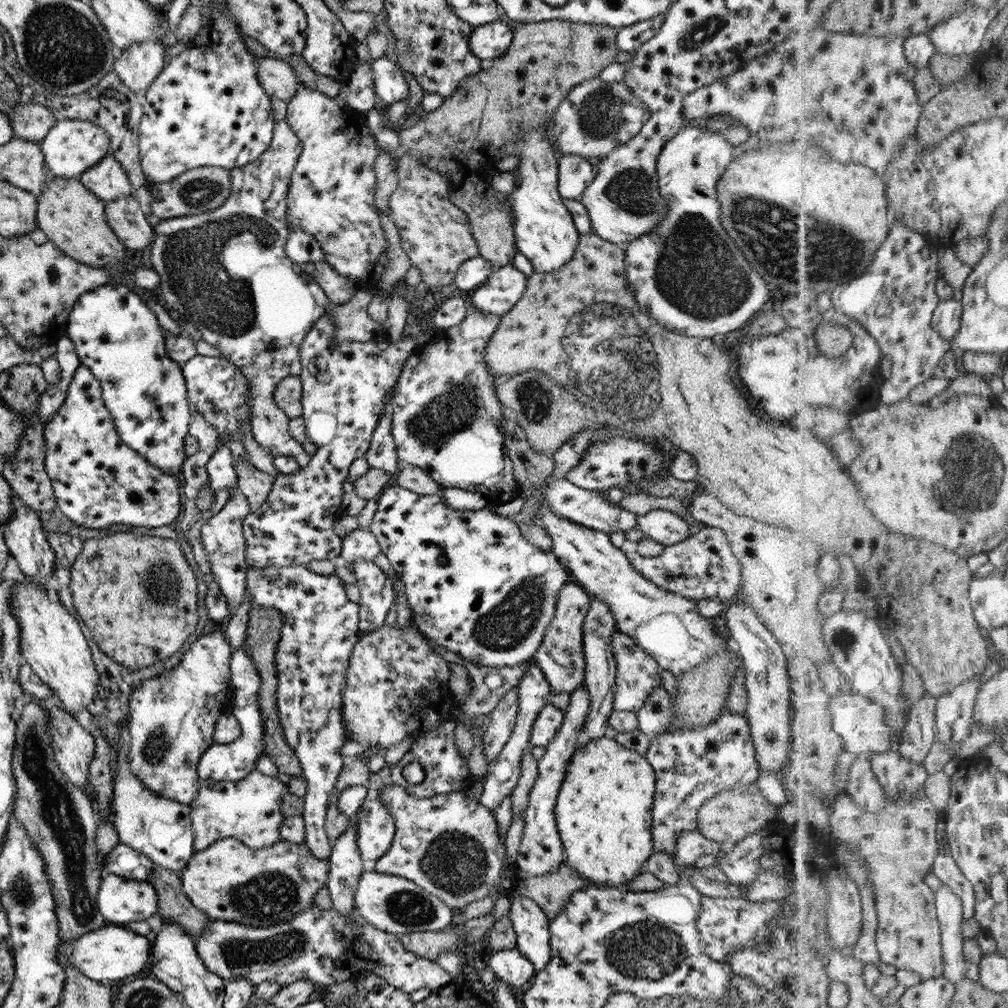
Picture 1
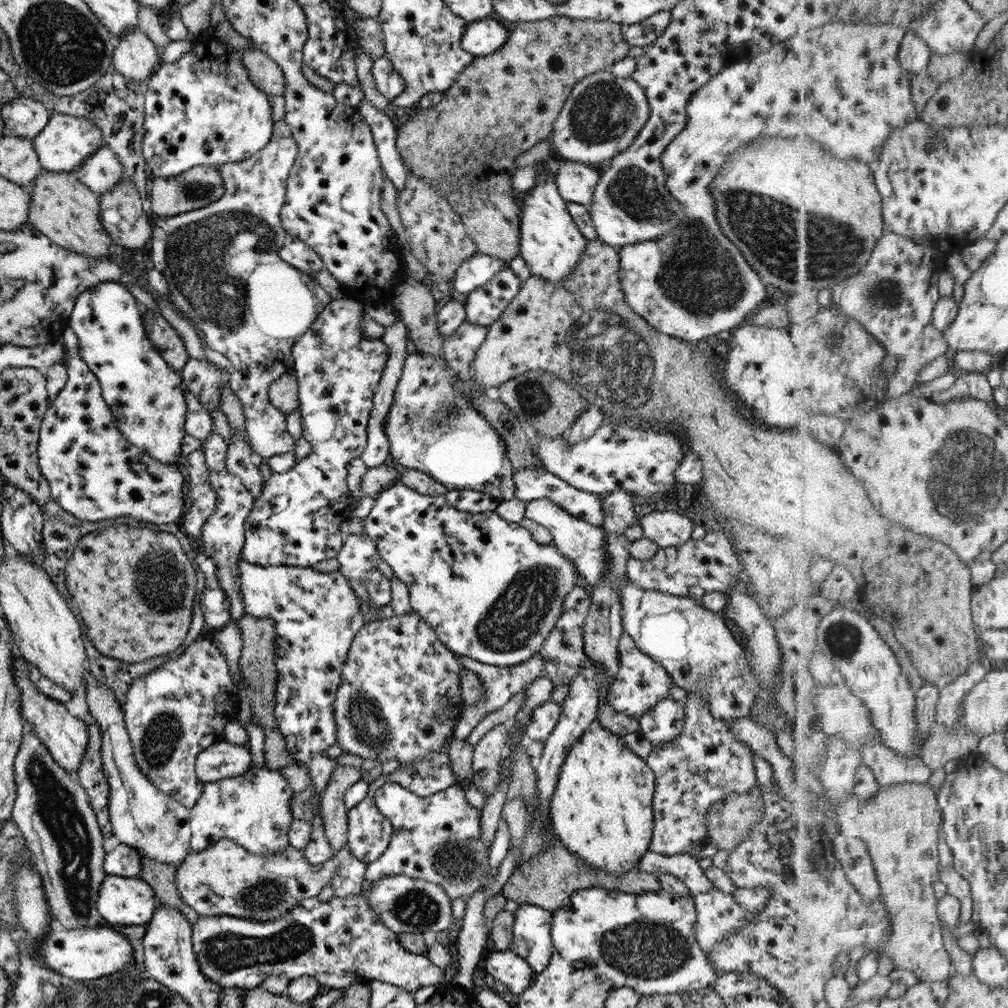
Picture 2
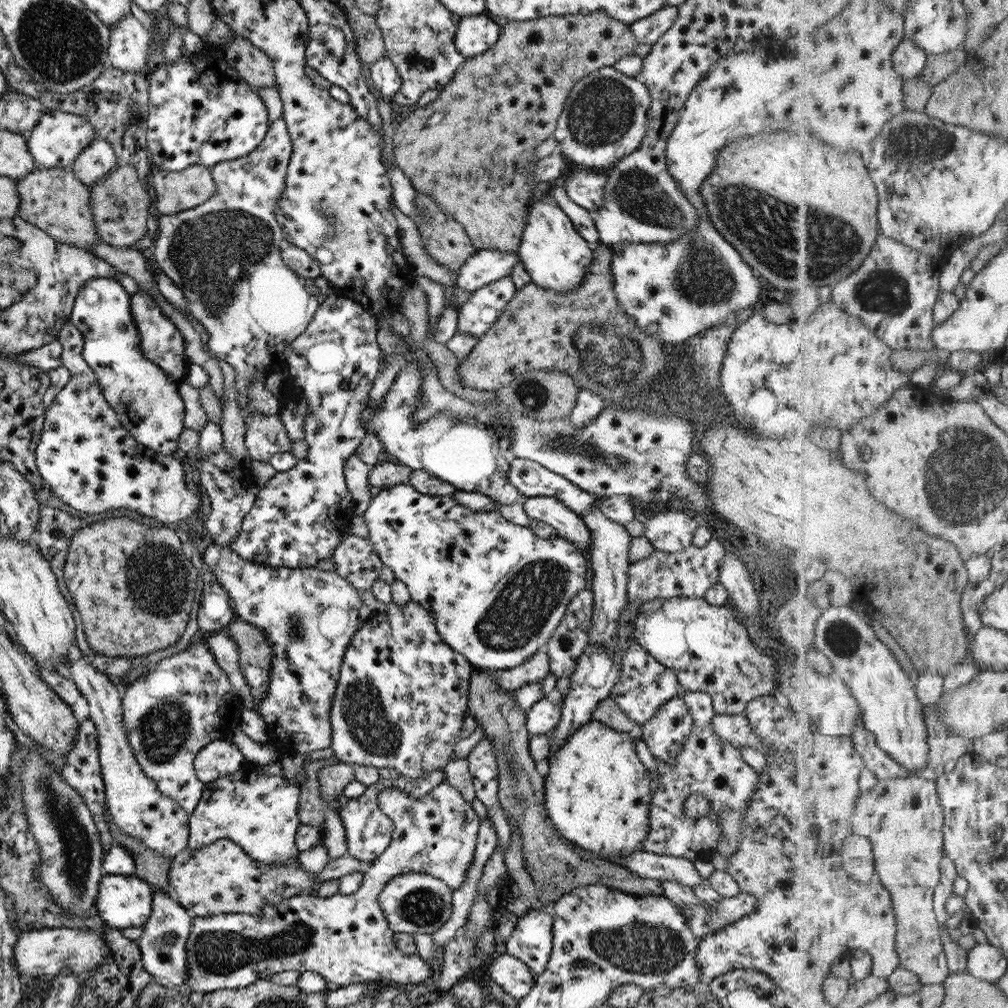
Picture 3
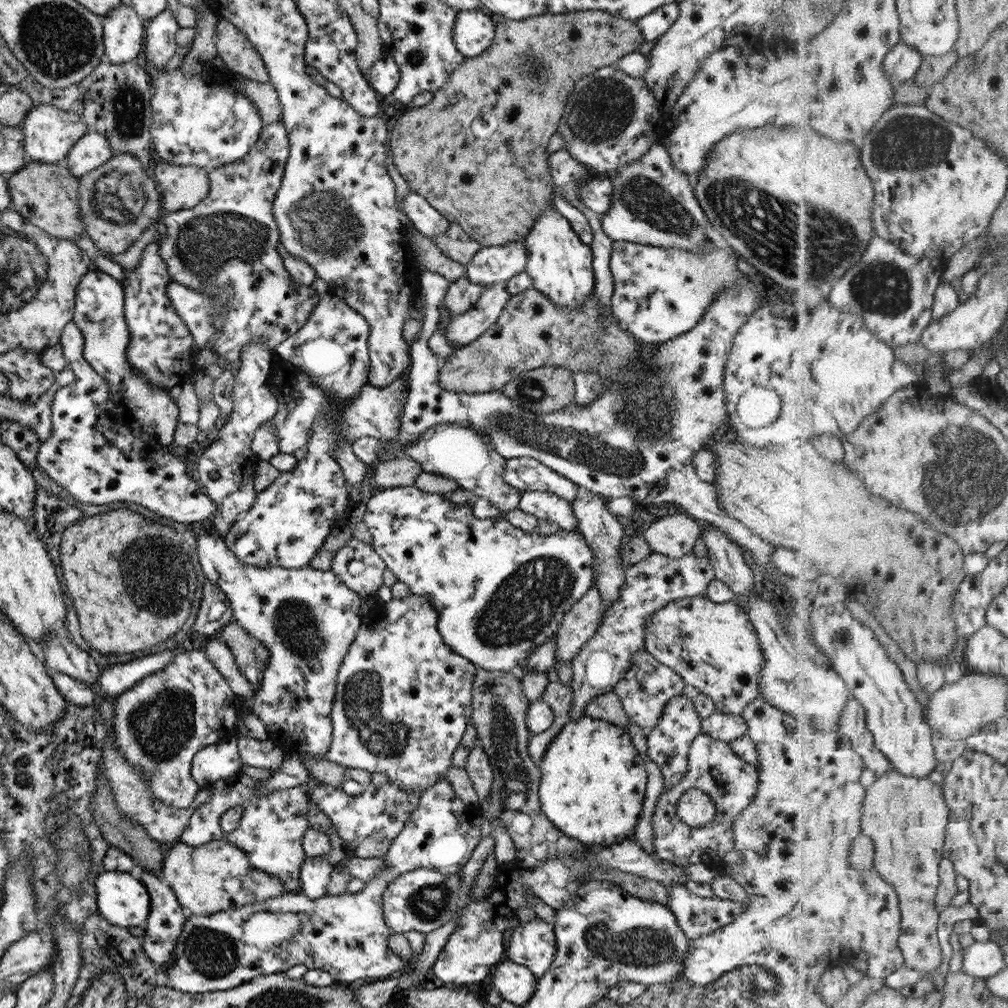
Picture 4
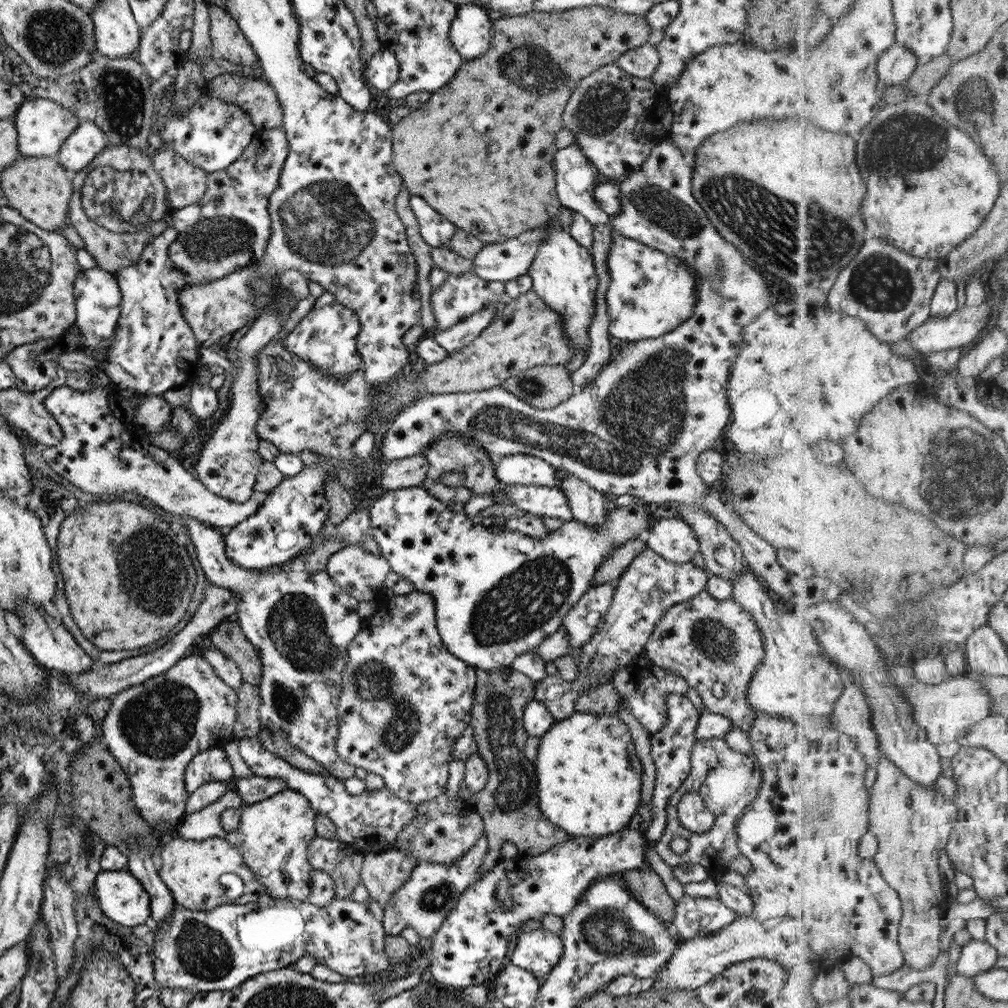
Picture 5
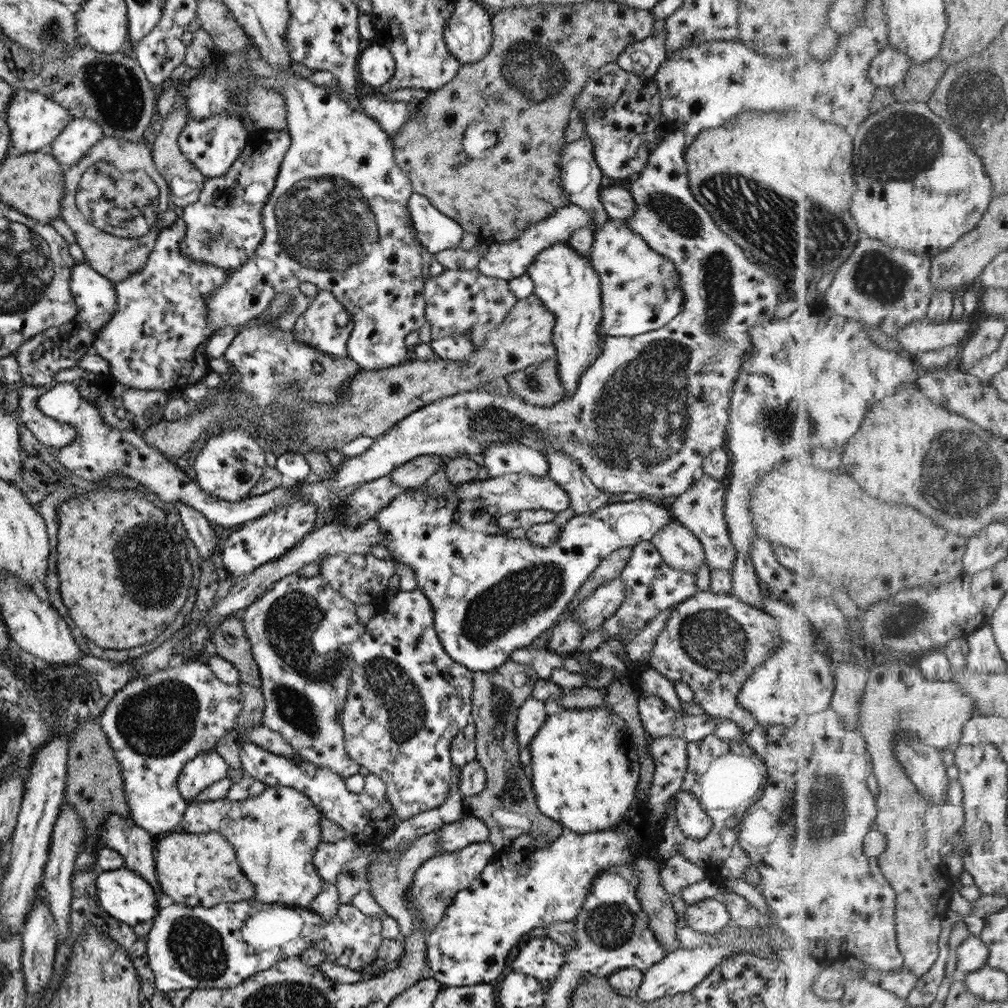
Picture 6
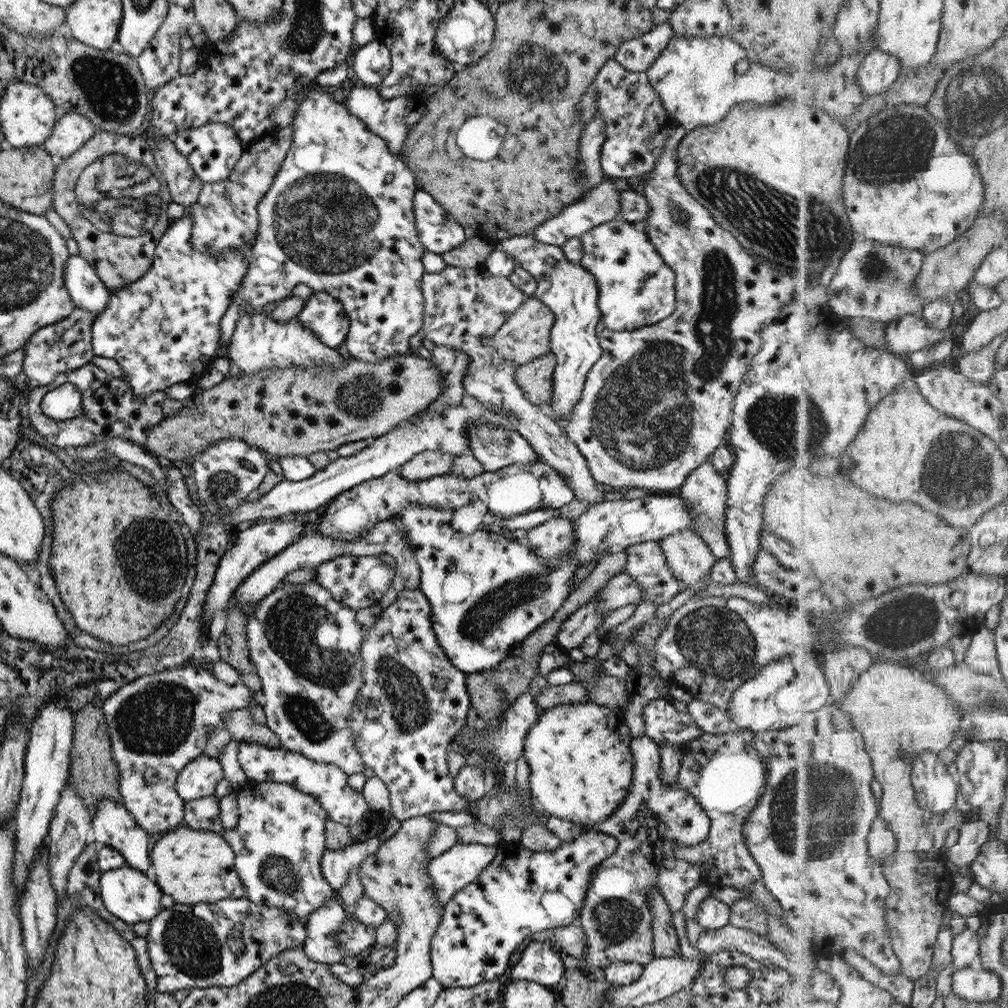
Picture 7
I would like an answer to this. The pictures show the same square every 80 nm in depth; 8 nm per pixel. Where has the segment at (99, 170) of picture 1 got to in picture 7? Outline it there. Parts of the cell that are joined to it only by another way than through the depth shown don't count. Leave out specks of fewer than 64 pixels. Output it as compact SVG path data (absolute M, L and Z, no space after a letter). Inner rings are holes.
M67 112L53 123L49 136L41 147L48 152L54 165L59 165L62 158L75 152L93 133L95 126L89 119L79 114Z

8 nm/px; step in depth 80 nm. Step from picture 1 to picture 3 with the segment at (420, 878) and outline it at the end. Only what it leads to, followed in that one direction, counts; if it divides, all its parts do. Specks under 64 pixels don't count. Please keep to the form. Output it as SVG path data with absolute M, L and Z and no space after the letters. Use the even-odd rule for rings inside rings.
M437 783L427 794L420 796L419 798L411 798L404 792L397 790L396 788L384 788L378 791L377 804L379 810L387 815L394 824L393 832L388 847L377 856L375 860L372 860L369 867L362 873L362 881L359 888L351 894L339 894L338 892L328 897L317 897L315 894L303 894L299 896L292 896L285 899L285 902L289 904L287 908L279 910L271 910L271 906L265 906L260 913L252 915L249 913L221 913L218 915L209 915L207 917L194 917L190 921L191 930L189 930L189 936L185 940L185 961L187 961L187 980L184 980L184 986L189 988L189 991L193 993L209 993L220 989L236 989L249 986L255 980L269 979L273 974L279 972L289 972L289 970L295 970L299 974L303 972L315 972L317 976L323 978L327 982L328 988L331 987L346 987L357 983L369 984L369 983L380 983L380 982L393 982L395 986L404 987L409 989L417 983L422 983L427 977L433 974L429 962L423 961L420 957L415 955L402 955L399 950L395 949L393 945L392 931L389 930L386 924L385 917L381 912L380 906L377 902L377 895L381 892L381 889L385 886L386 882L389 882L394 876L402 875L405 873L412 872L424 872L431 876L437 877L442 880L453 892L455 889L460 887L460 884L464 881L466 870L474 859L474 848L476 845L476 836L480 825L480 820L471 805L463 800L460 792L449 786L447 783Z

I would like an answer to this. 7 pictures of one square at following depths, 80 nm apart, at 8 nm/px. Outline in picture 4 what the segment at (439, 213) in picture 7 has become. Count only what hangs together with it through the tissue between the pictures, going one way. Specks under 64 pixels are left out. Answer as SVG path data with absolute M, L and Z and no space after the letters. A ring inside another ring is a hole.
M410 192L403 199L401 208L398 210L411 219L414 230L428 239L440 232L445 232L449 226L446 218L443 218L423 197L414 192Z

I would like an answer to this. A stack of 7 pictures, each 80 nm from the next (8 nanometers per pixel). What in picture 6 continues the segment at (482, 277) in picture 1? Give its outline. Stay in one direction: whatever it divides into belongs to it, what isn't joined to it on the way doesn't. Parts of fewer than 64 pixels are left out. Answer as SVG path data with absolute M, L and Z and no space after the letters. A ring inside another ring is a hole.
M568 204L557 209L553 215L541 219L533 226L527 227L519 238L513 238L502 243L493 242L487 245L486 252L479 259L476 269L489 278L498 278L501 280L511 280L526 272L530 260L535 257L543 248L548 248L551 244L563 242L571 236L573 230L583 228L584 226L593 226L592 214L577 205Z

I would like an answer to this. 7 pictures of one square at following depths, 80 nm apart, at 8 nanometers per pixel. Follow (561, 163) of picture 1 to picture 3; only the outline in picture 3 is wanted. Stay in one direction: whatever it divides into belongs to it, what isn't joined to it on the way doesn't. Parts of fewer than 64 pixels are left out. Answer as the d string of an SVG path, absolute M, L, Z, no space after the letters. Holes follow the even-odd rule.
M574 166L557 183L564 188L567 198L592 212L602 205L606 175L601 171L579 171Z

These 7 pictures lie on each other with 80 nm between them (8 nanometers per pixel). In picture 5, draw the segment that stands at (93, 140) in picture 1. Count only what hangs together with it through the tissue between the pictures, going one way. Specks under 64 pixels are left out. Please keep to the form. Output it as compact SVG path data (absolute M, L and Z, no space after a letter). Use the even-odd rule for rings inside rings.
M25 96L15 112L15 118L11 120L17 133L17 150L23 156L55 158L63 139L69 136L79 121L77 115L73 115L51 100Z

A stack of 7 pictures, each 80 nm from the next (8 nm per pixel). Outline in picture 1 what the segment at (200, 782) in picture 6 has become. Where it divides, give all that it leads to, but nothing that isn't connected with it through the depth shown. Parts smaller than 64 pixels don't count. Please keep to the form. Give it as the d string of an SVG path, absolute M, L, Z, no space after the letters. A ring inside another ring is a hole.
M244 642L237 650L233 650L229 661L230 683L234 690L233 707L231 714L237 719L241 733L237 739L226 745L213 744L206 748L200 755L196 764L196 773L200 780L233 781L241 780L255 769L255 760L259 753L263 753L263 725L258 714L257 695L259 675L254 664L250 661L244 649Z

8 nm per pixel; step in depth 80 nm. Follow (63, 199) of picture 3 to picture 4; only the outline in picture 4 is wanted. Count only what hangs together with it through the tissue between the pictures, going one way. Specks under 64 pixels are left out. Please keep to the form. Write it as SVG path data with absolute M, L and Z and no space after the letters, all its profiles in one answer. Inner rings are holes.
M28 160L19 170L6 176L8 193L10 198L9 208L19 213L21 218L33 224L37 228L44 230L47 234L55 238L64 238L72 241L79 235L84 234L84 228L80 219L77 204L77 177L73 177L68 171L68 167L63 164L52 165L49 163L39 163Z

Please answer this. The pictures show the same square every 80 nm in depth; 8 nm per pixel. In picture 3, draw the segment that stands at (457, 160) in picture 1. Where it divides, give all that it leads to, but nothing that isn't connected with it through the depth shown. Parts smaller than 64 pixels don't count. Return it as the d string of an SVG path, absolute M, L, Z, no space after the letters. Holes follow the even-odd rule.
M601 12L544 16L528 21L506 21L504 25L500 25L499 38L489 50L474 57L466 57L453 73L451 80L438 91L437 98L433 102L423 107L412 107L411 113L397 124L397 129L395 129L395 134L392 137L392 160L394 165L409 180L415 190L430 196L445 214L452 216L463 227L470 243L476 250L497 250L497 252L503 252L503 254L517 253L521 235L527 222L529 207L534 201L534 197L537 197L547 185L546 183L538 184L537 181L534 181L533 172L529 170L529 167L537 161L533 150L549 135L553 134L557 118L561 115L565 104L566 96L569 94L570 88L580 78L596 71L598 68L612 66L618 58L633 54L633 48L635 48L637 42L635 42L629 28L630 25L601 14Z

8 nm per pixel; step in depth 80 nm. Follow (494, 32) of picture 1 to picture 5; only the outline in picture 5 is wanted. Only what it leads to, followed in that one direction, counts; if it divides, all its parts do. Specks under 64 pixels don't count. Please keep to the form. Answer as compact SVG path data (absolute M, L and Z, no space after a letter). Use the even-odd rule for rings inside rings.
M463 4L449 25L451 47L462 59L474 59L489 49L492 15L481 6Z

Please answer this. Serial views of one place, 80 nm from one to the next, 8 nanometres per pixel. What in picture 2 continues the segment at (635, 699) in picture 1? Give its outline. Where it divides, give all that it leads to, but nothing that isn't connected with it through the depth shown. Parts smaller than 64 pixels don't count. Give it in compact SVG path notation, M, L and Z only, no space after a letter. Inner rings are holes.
M622 634L618 640L617 652L618 669L606 696L608 703L617 712L637 719L645 710L655 707L657 701L670 698L669 688L672 678L661 664L643 654L625 634Z

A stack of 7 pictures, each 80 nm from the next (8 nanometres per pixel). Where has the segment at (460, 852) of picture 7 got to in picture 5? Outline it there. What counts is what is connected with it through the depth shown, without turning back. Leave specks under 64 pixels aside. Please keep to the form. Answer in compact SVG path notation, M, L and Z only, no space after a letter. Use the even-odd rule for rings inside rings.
M482 836L479 840L473 843L473 846L468 851L464 852L457 860L449 864L420 862L411 869L411 874L407 877L399 888L394 892L389 899L388 905L383 907L382 928L385 935L396 936L401 933L403 928L411 928L417 932L419 938L423 941L429 940L432 934L437 932L440 924L445 920L447 913L454 907L458 896L474 881L477 876L477 871L481 866L482 859L488 851L487 839Z

